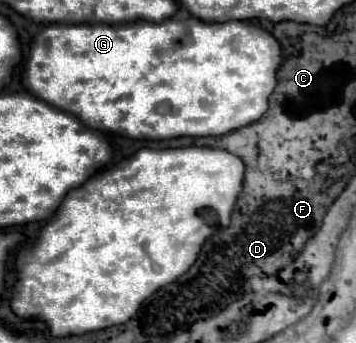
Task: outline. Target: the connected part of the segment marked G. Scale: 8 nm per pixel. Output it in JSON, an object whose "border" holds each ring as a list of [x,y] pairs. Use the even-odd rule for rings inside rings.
{"border":[[[198,18],[186,20],[164,20],[160,24],[154,22],[128,22],[128,24],[52,24],[44,28],[34,44],[32,54],[26,66],[26,80],[30,80],[30,92],[44,102],[74,114],[86,126],[110,134],[124,134],[128,138],[148,138],[148,140],[168,140],[178,136],[222,136],[232,130],[244,128],[268,110],[268,98],[276,86],[276,72],[282,66],[282,46],[280,42],[262,26],[252,22],[202,22]]]}

